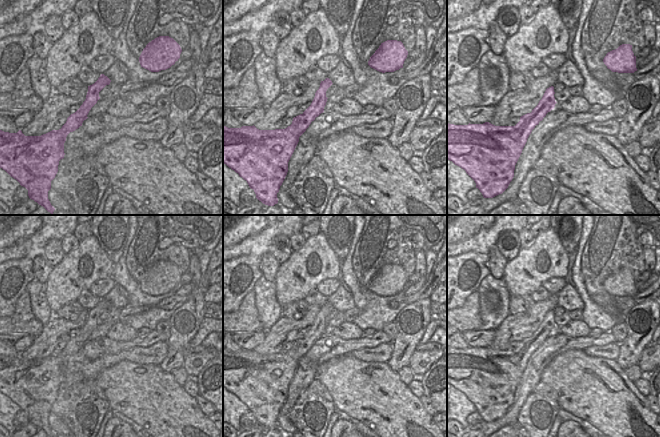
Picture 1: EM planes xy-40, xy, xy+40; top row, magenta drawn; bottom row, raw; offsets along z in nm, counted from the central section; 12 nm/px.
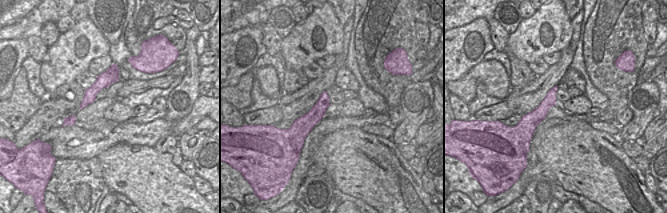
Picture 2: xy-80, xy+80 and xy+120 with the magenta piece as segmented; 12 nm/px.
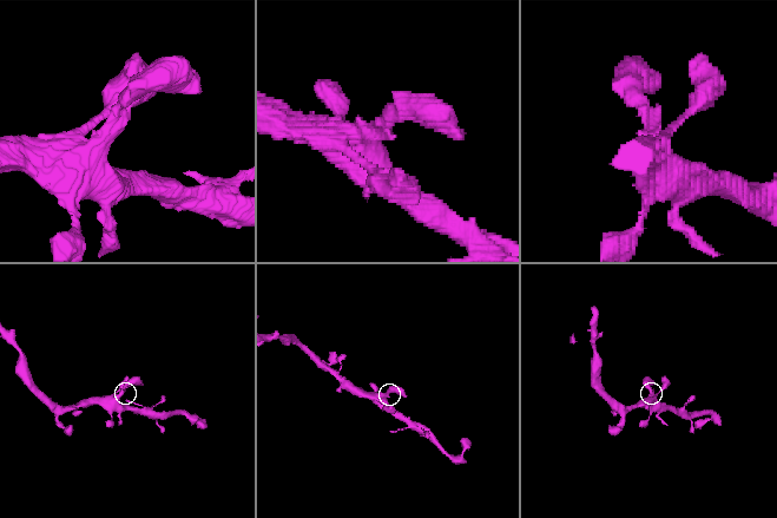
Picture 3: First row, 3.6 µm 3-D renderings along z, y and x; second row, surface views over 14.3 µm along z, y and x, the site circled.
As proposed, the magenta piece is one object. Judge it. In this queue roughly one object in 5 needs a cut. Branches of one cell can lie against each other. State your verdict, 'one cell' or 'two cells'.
one cell

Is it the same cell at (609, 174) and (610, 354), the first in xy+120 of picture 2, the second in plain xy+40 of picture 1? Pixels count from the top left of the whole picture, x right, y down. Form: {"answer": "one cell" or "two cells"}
{"answer": "two cells"}

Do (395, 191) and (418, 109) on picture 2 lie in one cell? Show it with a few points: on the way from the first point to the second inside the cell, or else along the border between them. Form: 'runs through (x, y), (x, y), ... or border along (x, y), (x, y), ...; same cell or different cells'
border along (391, 139), (397, 145); different cells

